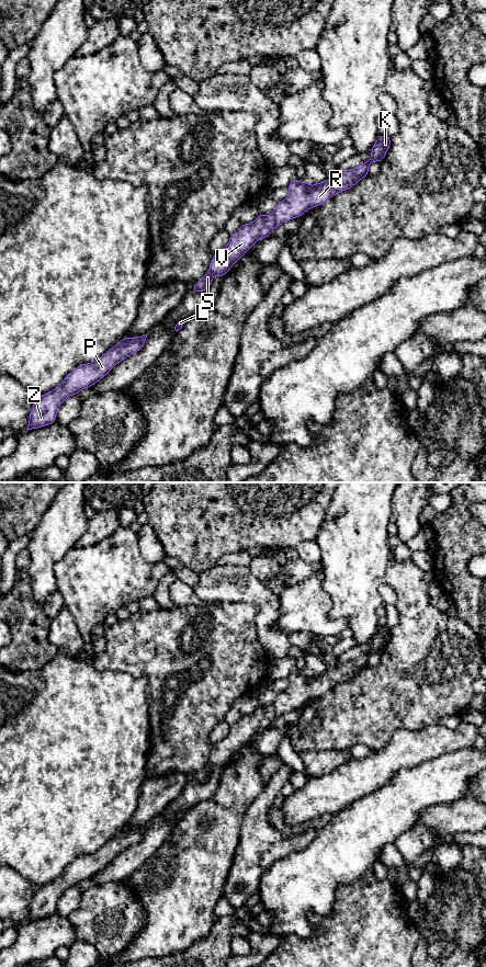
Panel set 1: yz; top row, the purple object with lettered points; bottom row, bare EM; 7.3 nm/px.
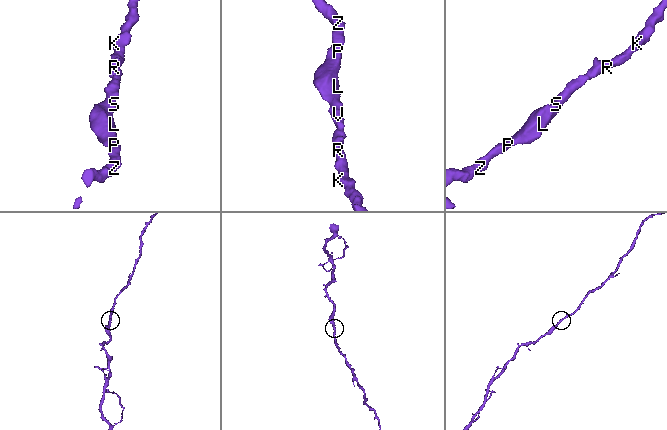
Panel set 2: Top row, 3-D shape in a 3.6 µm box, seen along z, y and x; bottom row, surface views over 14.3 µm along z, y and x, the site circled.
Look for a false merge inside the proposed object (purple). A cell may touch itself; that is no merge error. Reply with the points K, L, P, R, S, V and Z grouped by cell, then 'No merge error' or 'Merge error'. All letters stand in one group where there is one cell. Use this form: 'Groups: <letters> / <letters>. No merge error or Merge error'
Groups: K L P R S V Z. No merge error

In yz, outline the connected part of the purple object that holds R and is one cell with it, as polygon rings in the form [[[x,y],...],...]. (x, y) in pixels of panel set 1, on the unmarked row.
[[[378,627],[372,637],[372,645],[364,655],[343,663],[335,670],[315,674],[310,678],[306,672],[298,673],[293,670],[289,679],[289,687],[276,695],[275,702],[270,706],[260,705],[252,714],[242,715],[240,720],[230,727],[229,735],[213,747],[208,763],[193,777],[194,783],[208,781],[214,767],[223,767],[229,760],[260,730],[270,727],[272,721],[283,714],[301,708],[306,702],[323,696],[339,683],[349,681],[360,671],[369,667],[369,657],[373,652],[381,653],[388,639],[391,628]]]

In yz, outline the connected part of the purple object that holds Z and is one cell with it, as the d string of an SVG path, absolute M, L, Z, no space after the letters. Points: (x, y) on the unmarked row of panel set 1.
M147 826L123 829L97 852L76 858L54 881L38 887L30 905L26 921L42 919L56 913L57 901L68 888L77 886L83 879L91 878L103 869L114 856L142 841L146 829Z

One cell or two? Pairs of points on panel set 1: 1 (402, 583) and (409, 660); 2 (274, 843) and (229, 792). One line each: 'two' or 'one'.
1: one
2: two

